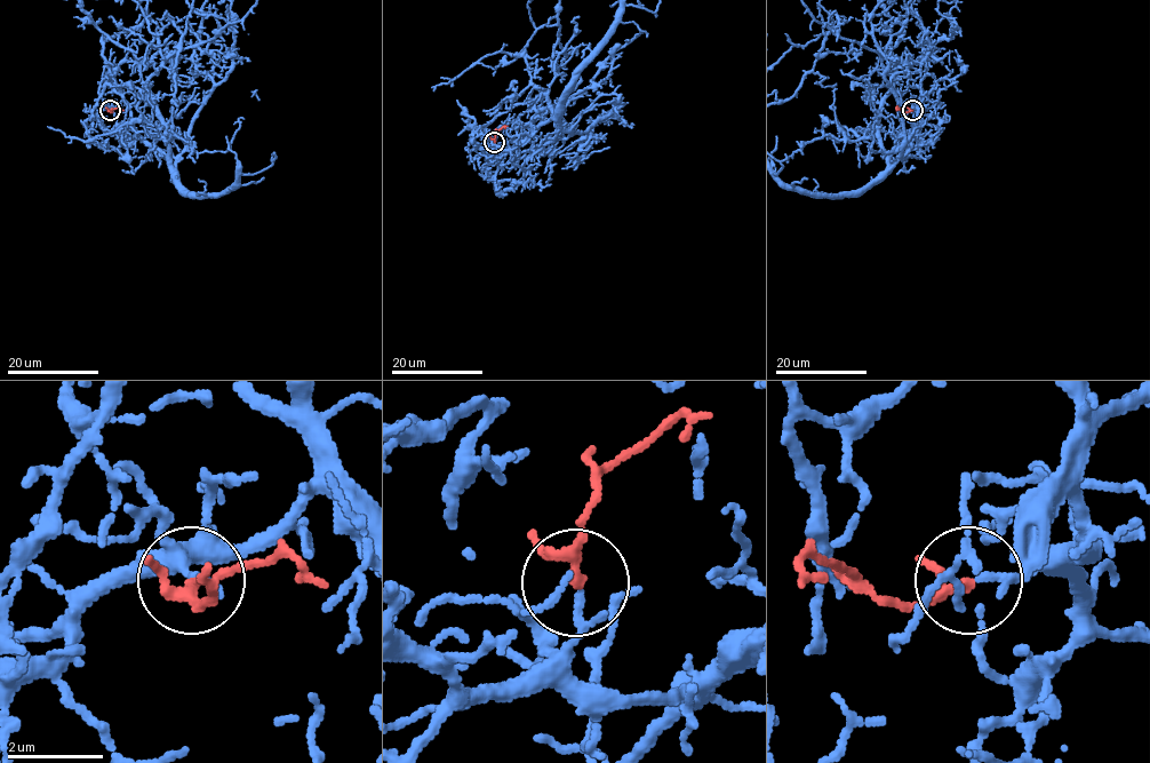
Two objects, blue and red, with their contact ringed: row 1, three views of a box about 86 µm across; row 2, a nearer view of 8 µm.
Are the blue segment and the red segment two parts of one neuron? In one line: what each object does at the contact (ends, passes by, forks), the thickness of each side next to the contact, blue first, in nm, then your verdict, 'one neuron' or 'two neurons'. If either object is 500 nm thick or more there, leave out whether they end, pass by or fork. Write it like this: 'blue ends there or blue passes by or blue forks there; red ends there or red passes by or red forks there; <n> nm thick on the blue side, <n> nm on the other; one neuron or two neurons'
blue passes by; red passes by; 130 nm thick on the blue side, 190 nm on the other; one neuron

